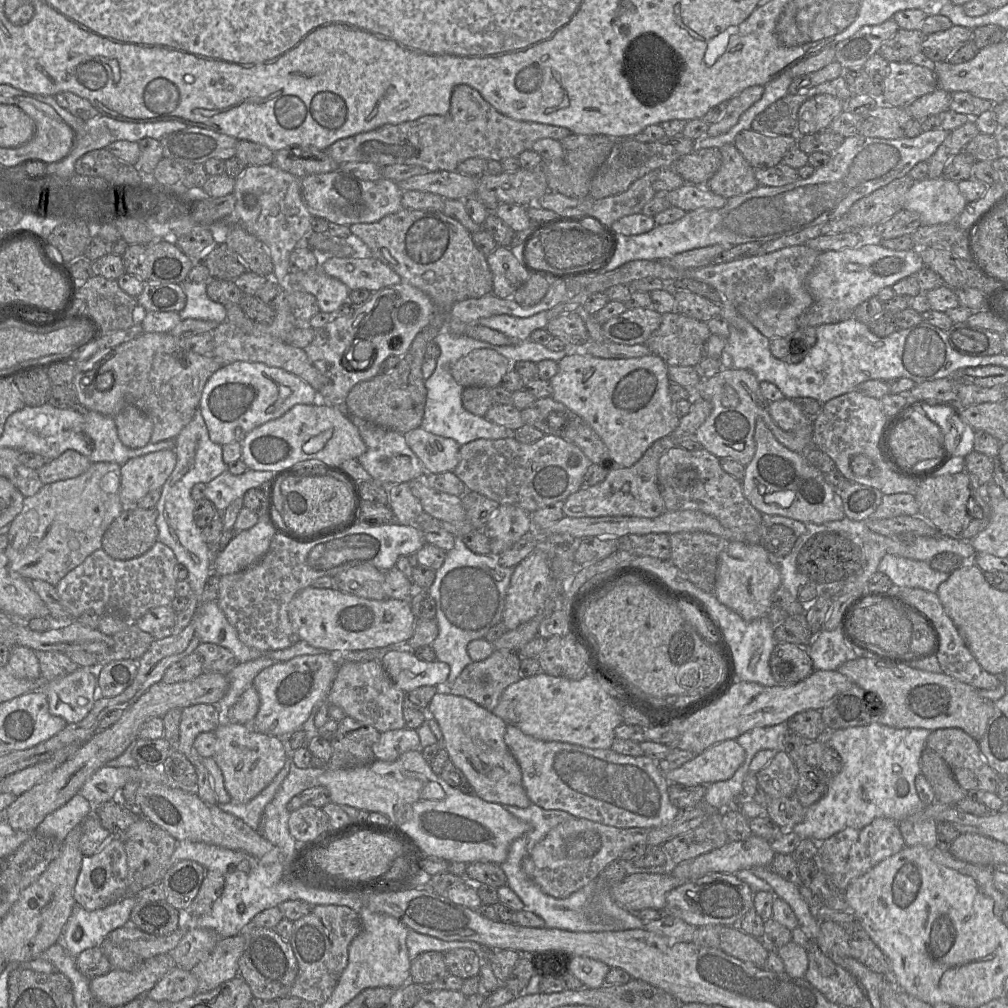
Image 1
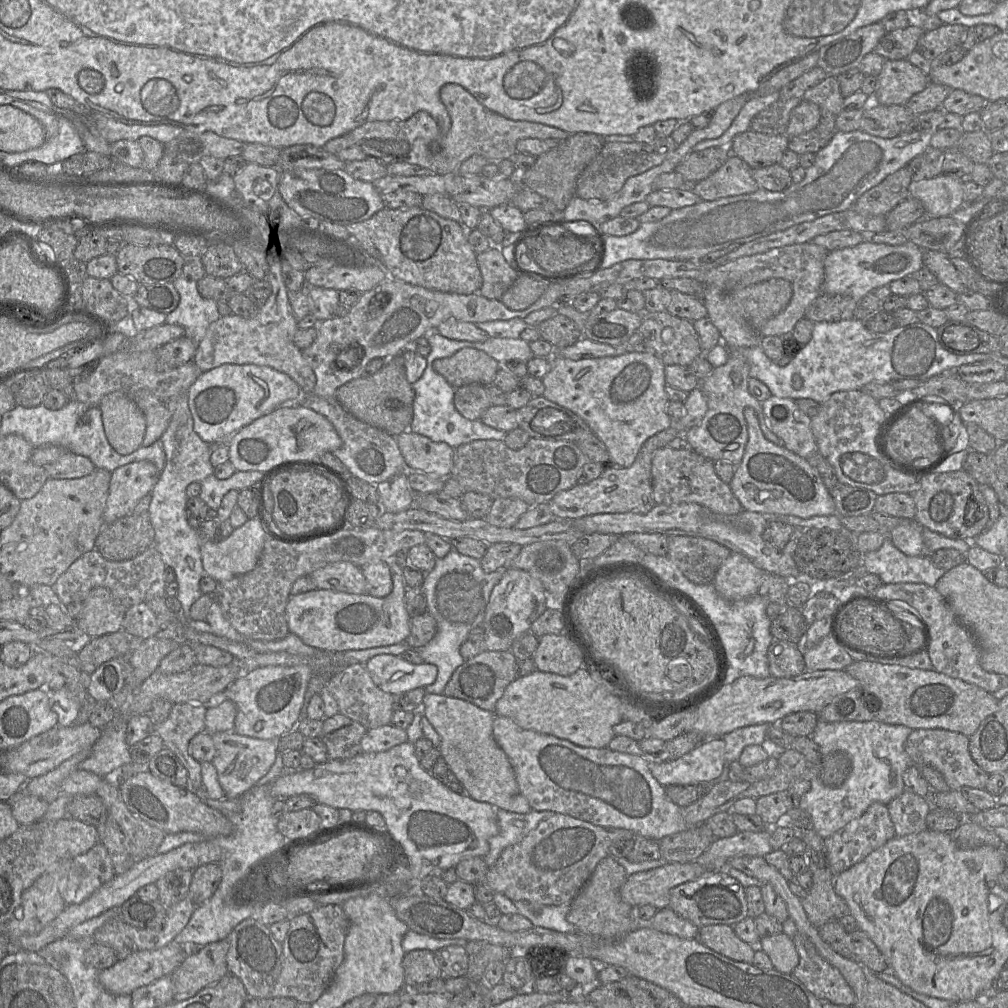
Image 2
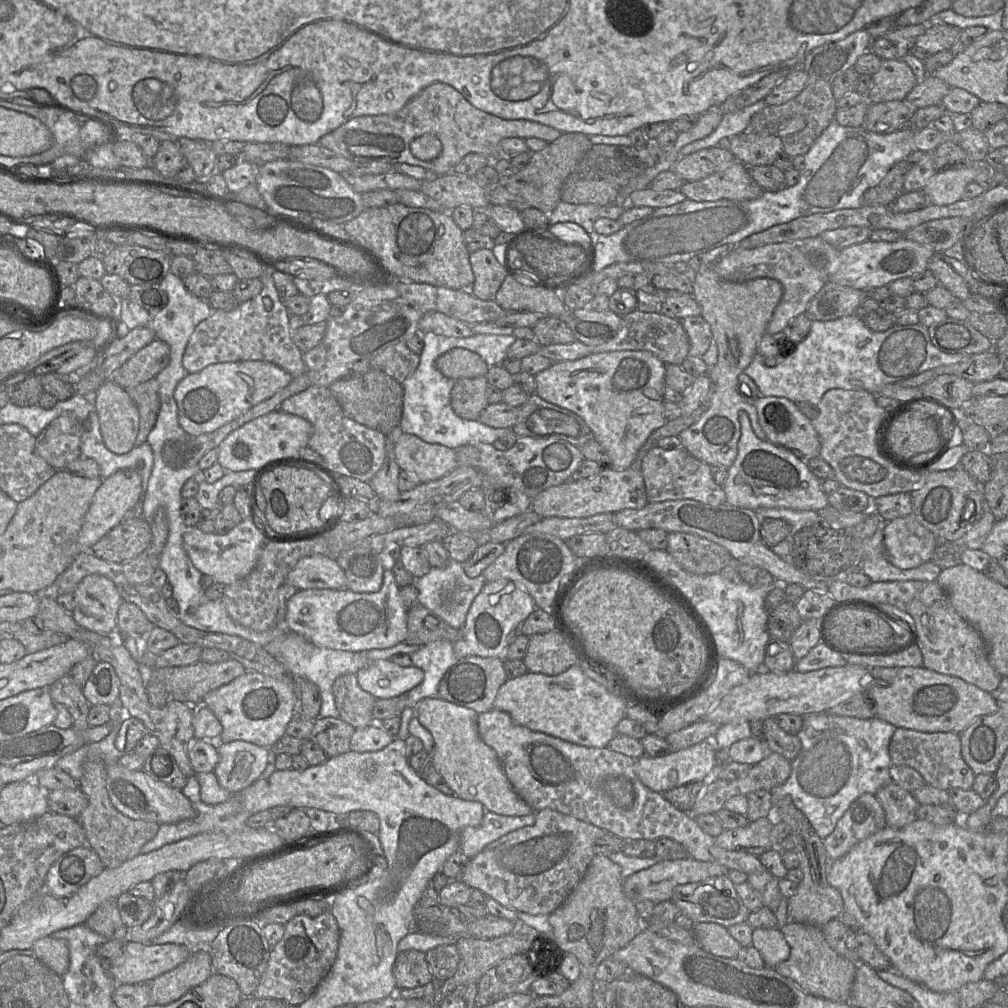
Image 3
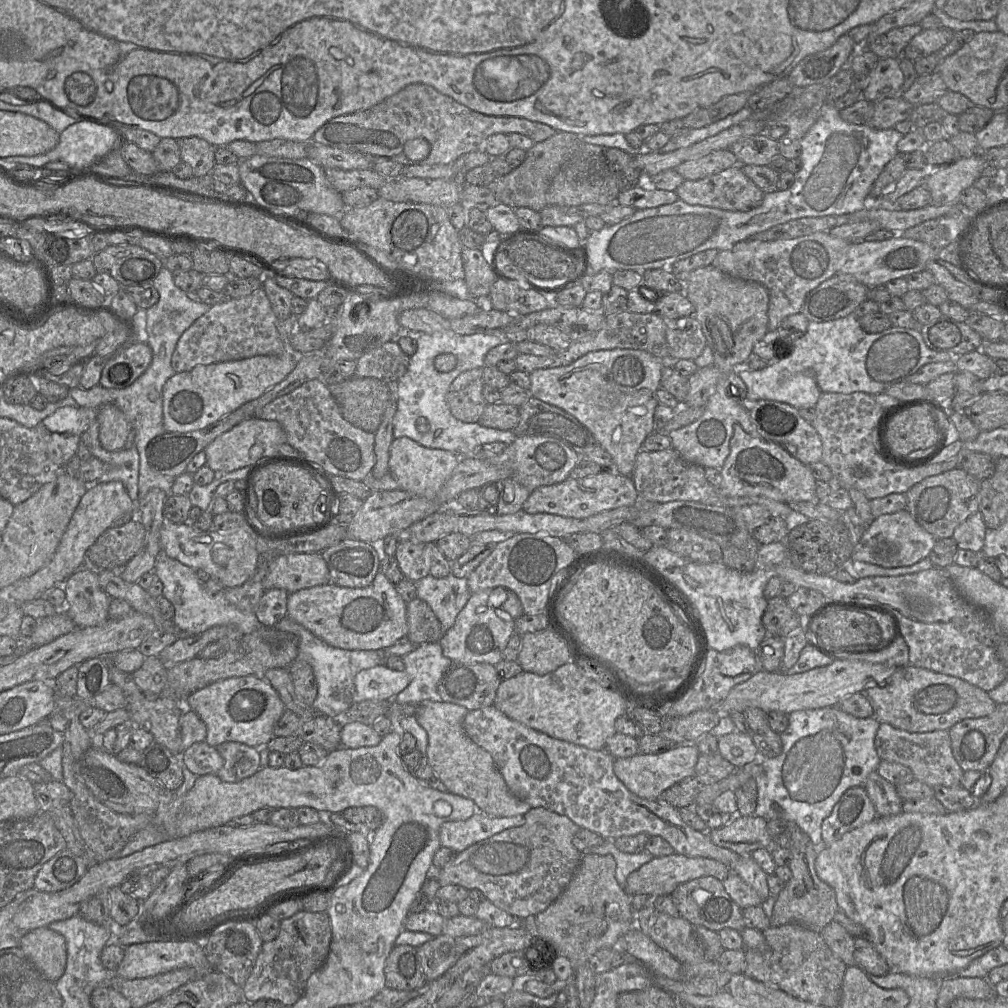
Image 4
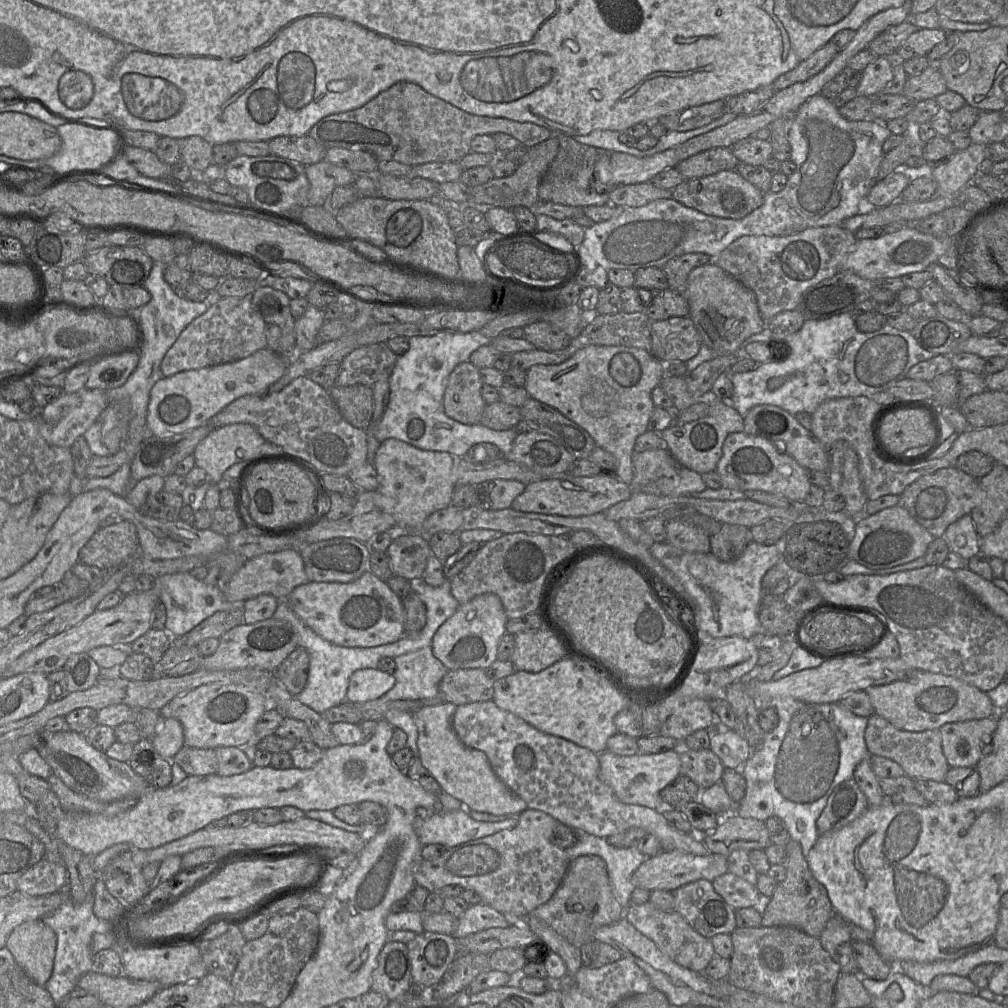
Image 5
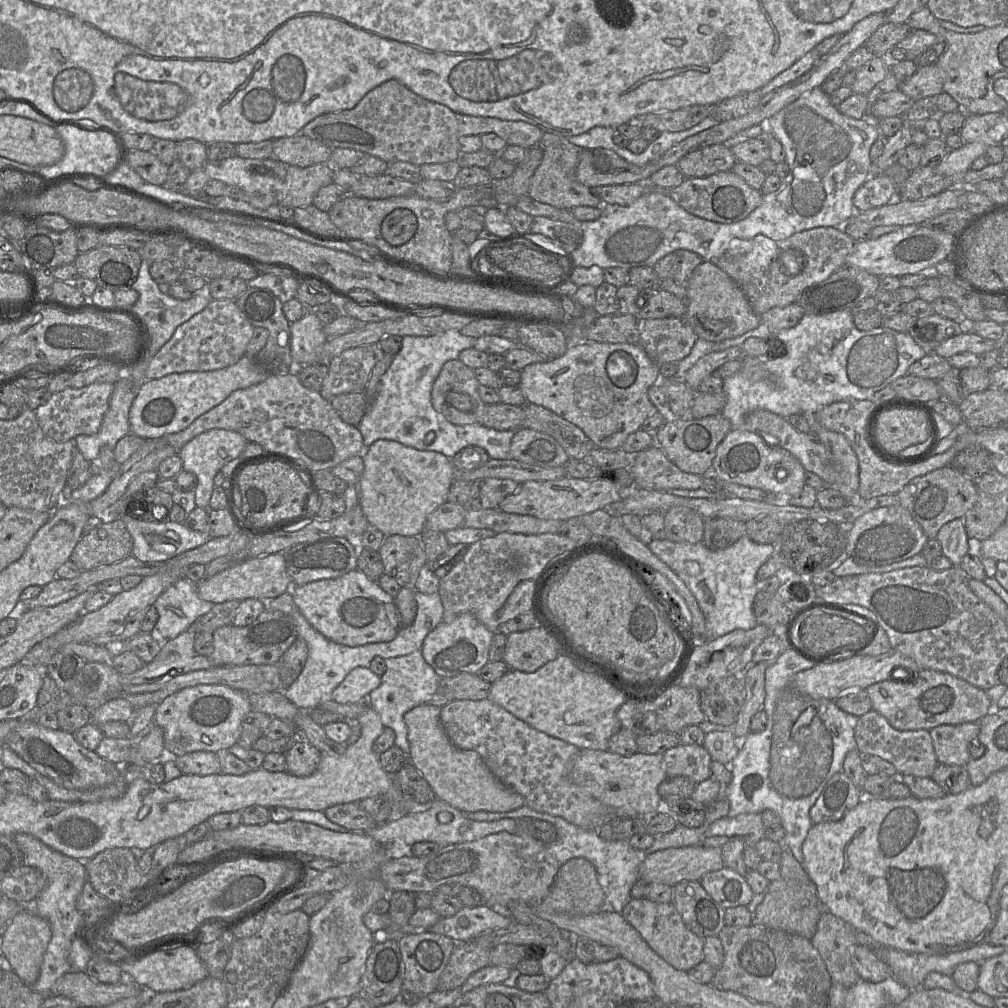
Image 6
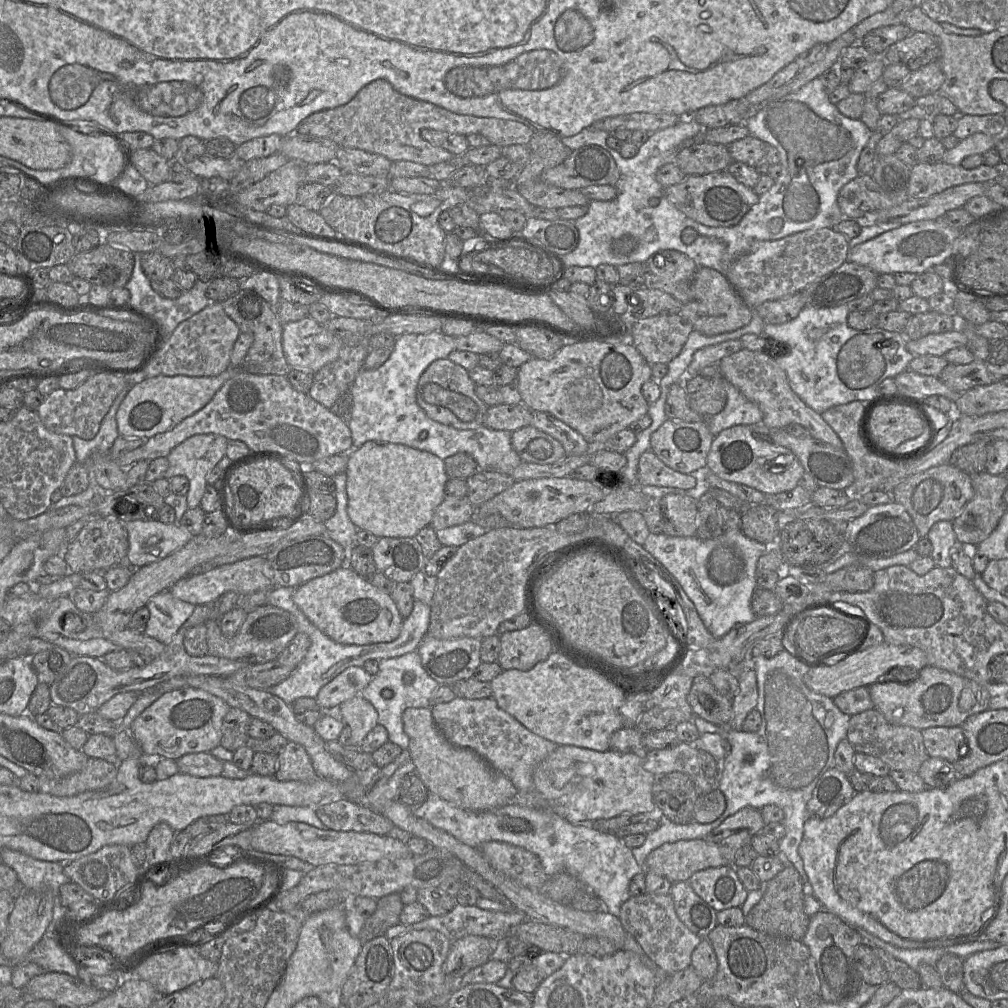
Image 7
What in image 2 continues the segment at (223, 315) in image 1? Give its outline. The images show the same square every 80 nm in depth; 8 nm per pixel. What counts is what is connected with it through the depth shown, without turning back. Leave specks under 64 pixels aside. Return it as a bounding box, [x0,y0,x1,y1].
[165,276,221,343]

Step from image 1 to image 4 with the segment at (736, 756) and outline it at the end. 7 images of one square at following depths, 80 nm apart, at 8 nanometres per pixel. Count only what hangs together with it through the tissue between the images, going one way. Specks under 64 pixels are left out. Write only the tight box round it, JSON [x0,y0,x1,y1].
[613,744,700,800]

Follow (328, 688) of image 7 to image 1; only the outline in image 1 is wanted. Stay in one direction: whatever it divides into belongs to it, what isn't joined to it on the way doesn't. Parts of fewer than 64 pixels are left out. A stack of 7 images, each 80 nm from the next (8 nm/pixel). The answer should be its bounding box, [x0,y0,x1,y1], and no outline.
[380,651,450,692]

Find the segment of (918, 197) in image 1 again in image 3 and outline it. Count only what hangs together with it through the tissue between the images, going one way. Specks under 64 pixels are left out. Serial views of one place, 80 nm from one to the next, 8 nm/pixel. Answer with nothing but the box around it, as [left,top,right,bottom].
[921,163,977,206]

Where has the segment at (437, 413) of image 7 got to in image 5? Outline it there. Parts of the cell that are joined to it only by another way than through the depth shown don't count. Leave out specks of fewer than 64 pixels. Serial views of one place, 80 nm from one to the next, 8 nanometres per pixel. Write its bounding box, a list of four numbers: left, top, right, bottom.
[443,362,486,424]

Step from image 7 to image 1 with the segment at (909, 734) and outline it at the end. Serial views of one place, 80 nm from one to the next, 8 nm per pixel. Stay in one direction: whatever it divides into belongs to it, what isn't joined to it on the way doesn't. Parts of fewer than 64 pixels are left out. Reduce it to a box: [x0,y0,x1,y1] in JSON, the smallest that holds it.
[926,728,999,793]

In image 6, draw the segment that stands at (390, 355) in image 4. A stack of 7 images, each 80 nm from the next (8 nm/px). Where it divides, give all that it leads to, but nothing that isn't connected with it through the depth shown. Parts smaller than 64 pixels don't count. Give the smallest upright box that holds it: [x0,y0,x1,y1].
[320,343,383,400]

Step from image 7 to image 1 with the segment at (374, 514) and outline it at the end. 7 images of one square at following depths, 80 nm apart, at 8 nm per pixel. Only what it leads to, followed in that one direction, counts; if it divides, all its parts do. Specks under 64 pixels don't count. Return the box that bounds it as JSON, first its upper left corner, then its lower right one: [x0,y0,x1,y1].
[404,427,460,473]

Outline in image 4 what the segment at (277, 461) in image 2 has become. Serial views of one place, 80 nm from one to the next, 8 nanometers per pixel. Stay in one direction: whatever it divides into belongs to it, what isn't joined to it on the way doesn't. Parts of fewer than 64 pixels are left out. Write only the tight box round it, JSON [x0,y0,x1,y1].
[203,417,287,473]

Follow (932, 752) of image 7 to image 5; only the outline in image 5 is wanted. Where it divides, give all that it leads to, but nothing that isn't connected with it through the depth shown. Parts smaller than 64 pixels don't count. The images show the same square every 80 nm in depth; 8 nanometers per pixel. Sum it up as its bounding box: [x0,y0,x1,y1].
[938,716,997,767]

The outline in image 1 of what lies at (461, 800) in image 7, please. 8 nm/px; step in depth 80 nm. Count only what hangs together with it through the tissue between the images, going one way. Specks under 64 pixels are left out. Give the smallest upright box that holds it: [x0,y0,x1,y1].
[426,692,531,808]

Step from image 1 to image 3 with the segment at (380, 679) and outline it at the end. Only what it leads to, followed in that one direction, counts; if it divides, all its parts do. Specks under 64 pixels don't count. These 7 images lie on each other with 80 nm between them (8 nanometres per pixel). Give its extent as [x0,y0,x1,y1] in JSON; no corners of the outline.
[332,674,381,729]

